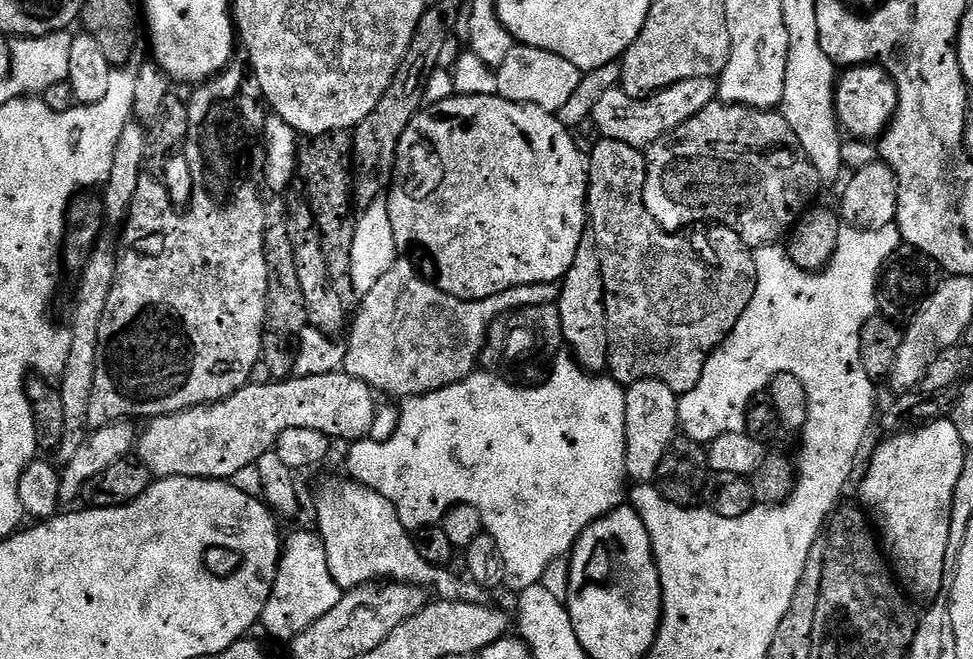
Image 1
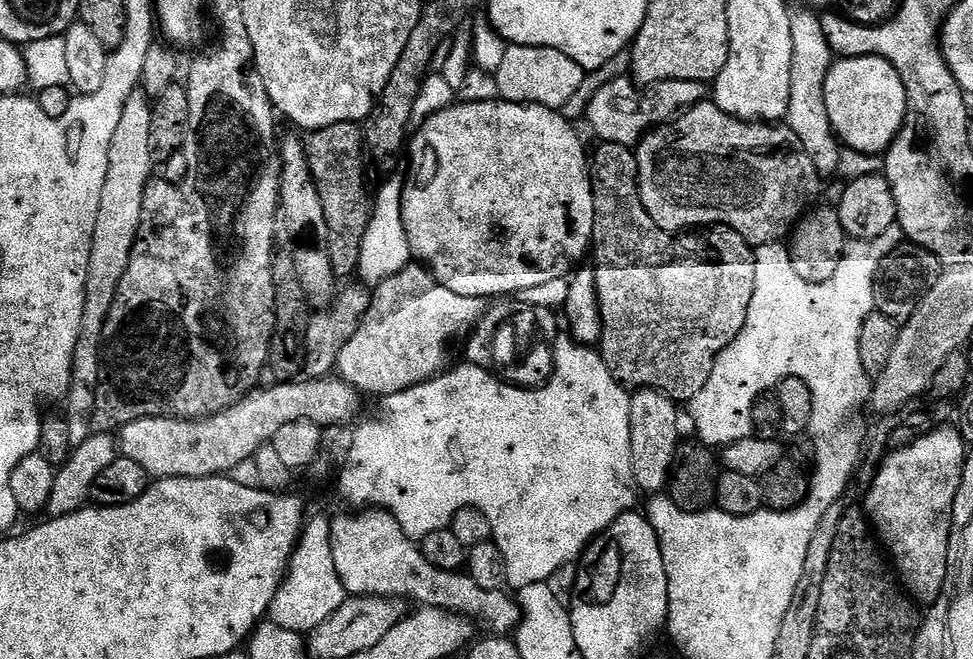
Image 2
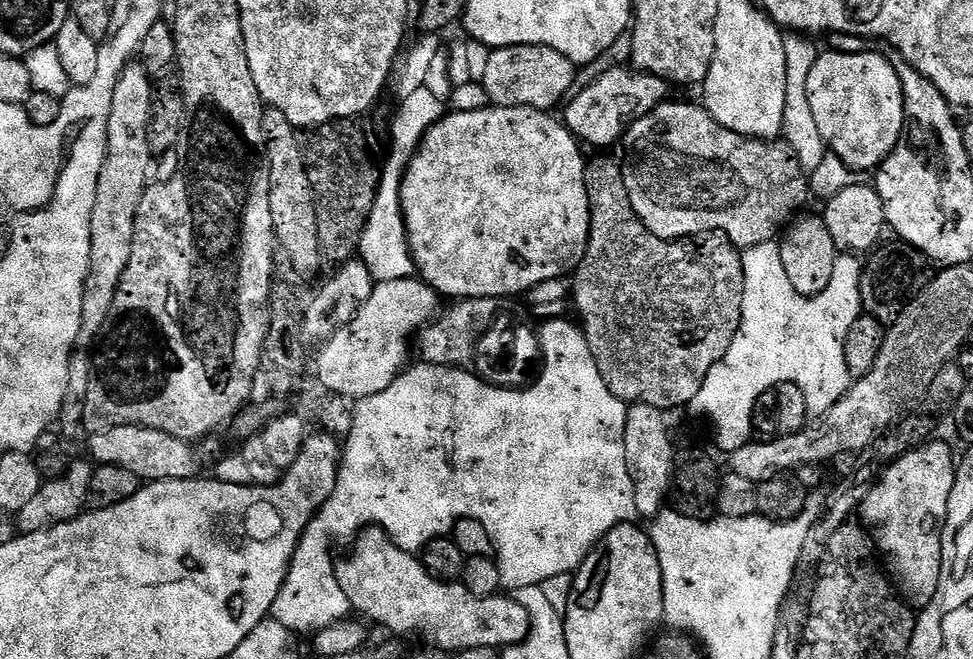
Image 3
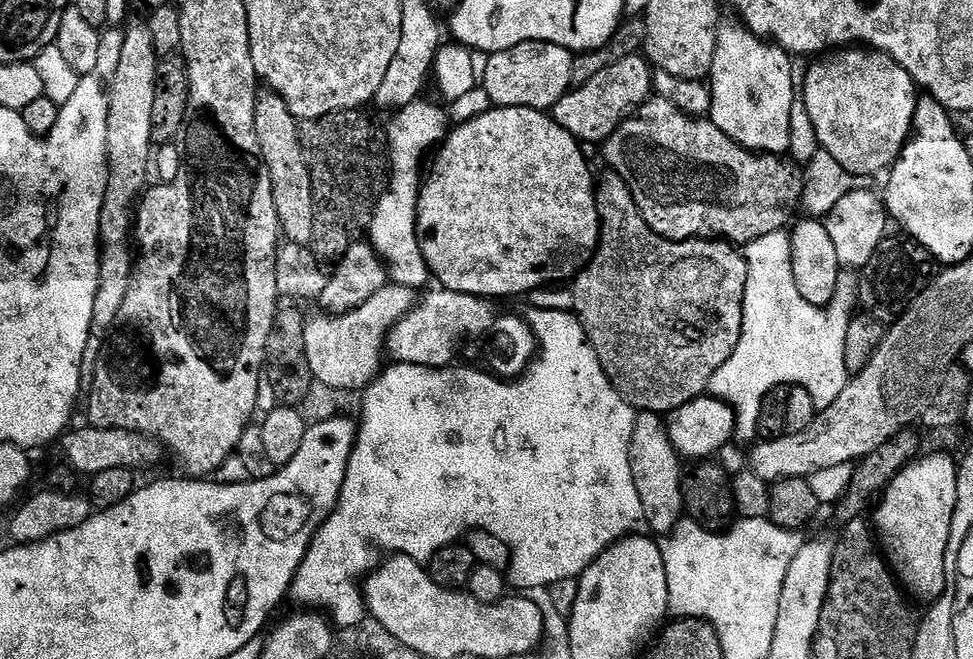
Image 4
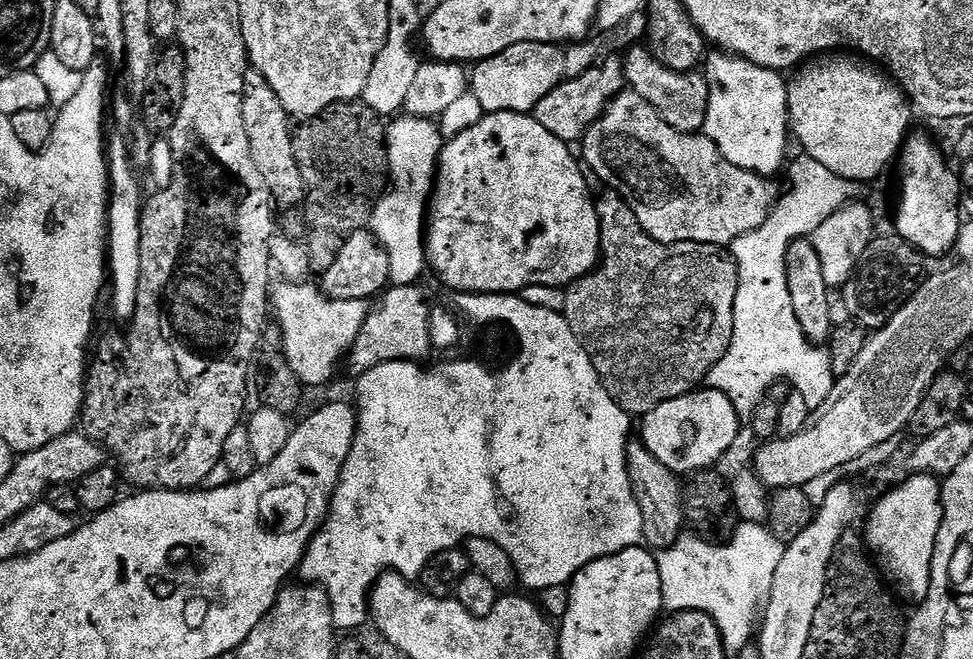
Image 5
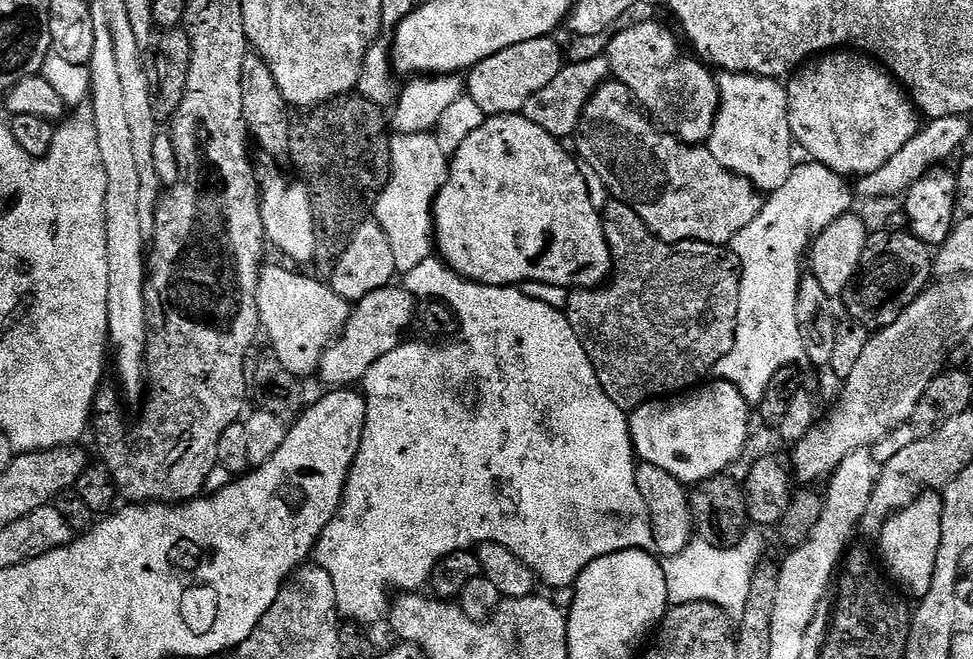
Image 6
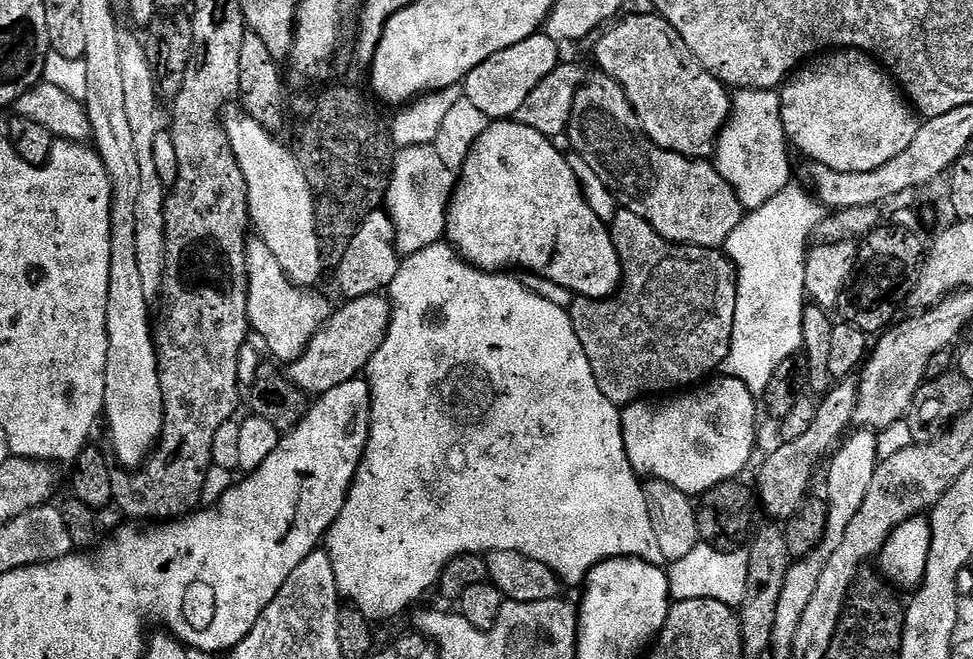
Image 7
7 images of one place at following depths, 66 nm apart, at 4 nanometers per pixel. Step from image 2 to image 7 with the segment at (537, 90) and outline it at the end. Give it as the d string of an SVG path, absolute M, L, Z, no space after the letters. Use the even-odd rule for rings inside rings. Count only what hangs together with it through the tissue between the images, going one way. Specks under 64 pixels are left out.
M537 34L522 42L514 42L514 46L506 46L506 50L498 50L498 54L490 54L486 62L474 66L474 70L470 70L468 77L462 81L463 99L474 102L474 106L478 106L478 110L482 110L482 114L486 114L489 121L495 122L515 117L522 102L526 102L527 95L534 90L534 86L538 86L538 82L542 82L546 74L550 74L561 64L560 48L561 45L550 39L547 34Z

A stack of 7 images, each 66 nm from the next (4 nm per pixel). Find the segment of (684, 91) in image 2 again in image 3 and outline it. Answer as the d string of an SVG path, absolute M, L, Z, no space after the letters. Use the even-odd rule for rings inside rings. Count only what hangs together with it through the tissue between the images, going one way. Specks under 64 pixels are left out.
M635 66L609 70L567 101L562 119L577 140L585 145L593 144L596 150L608 150L611 144L619 145L623 141L624 133L632 124L665 103L669 99L668 91L670 85L667 80L642 72Z

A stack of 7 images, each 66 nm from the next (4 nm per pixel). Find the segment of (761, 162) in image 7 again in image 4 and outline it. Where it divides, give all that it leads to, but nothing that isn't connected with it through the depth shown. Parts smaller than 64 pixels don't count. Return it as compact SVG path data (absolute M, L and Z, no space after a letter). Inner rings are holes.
M743 23L719 25L710 77L710 119L722 134L751 152L784 154L792 144L792 107L798 104L798 80L792 77L793 57L783 48L755 36Z

